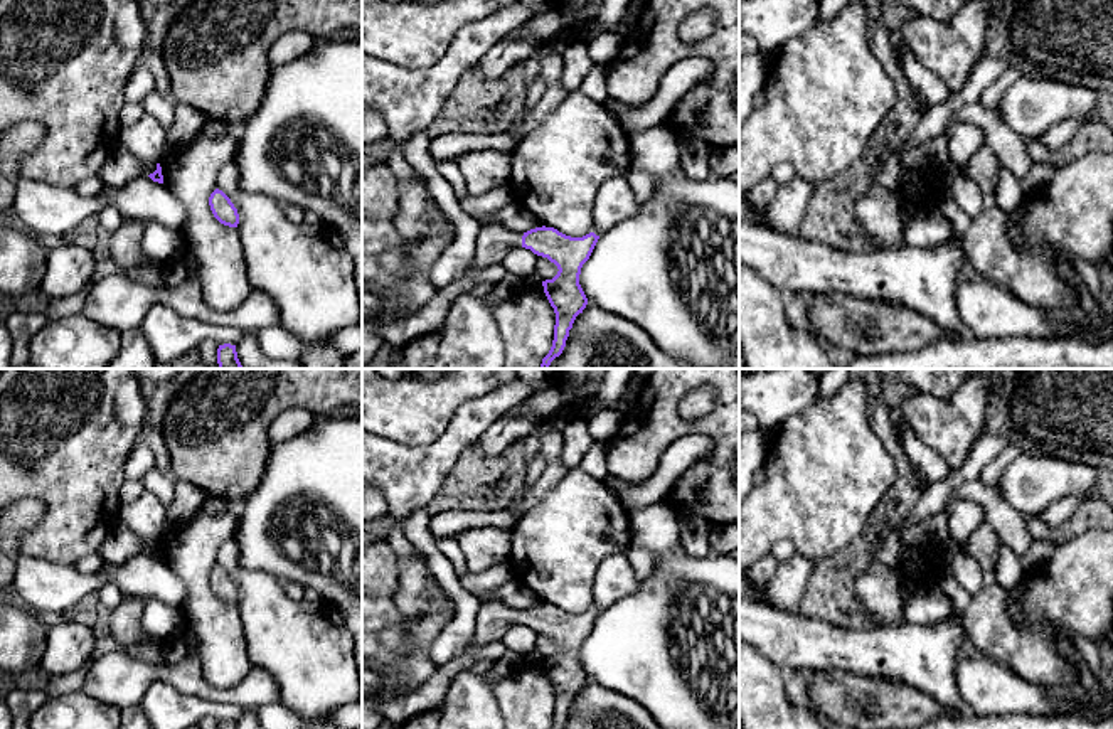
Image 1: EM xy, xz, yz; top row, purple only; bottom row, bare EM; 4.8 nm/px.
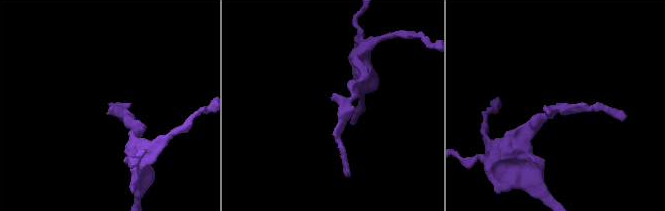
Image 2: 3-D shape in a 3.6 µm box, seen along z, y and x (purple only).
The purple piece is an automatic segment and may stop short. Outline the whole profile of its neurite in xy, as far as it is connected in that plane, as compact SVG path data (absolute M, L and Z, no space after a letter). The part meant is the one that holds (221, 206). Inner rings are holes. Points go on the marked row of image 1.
M216 189L209 197L209 205L214 217L229 227L237 227L239 214L231 199L219 189Z

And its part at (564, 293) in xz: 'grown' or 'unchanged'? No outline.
grown

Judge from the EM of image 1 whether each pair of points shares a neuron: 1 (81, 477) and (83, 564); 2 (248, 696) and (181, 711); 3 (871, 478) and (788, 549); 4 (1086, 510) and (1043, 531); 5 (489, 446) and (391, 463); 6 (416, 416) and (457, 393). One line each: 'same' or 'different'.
1: different
2: different
3: different
4: same
5: different
6: same

